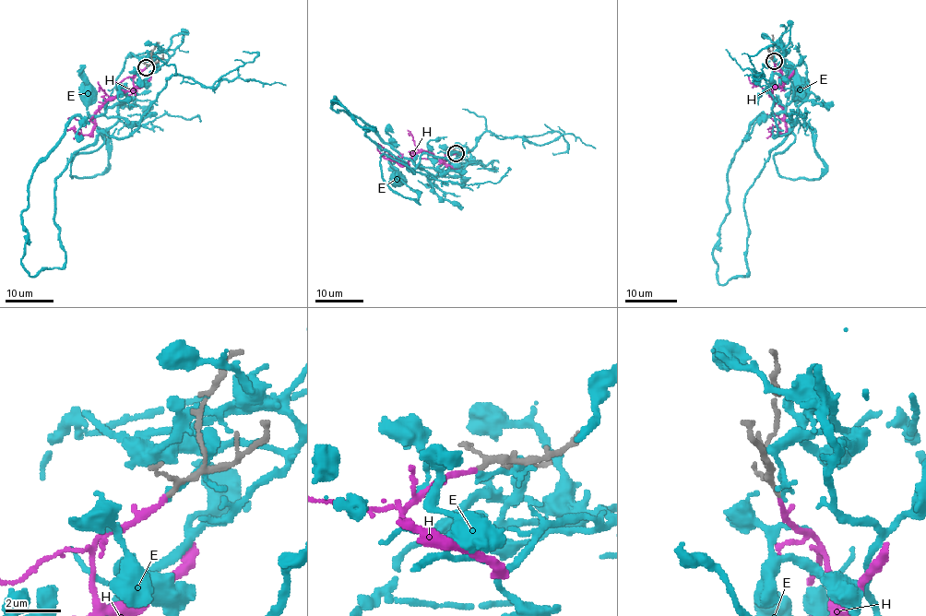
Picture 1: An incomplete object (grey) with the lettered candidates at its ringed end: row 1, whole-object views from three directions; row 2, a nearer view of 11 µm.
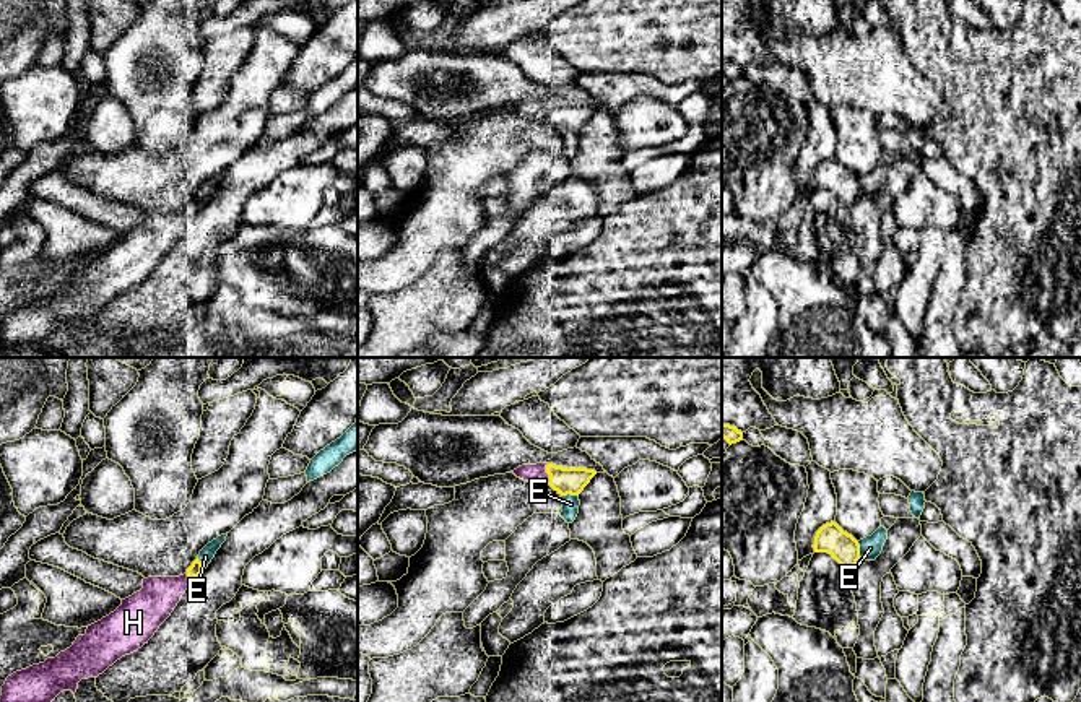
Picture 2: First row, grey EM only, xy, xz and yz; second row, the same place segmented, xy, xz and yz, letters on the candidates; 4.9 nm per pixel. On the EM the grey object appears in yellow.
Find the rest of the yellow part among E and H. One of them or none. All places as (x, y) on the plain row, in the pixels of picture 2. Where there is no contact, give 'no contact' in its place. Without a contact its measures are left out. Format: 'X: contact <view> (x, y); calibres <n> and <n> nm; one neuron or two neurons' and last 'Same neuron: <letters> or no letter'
E: contact xz (569, 129); calibres 130 and 80 nm; two neurons
H: contact xz (547, 108); calibres 130 and 100 nm; one neuron
Same neuron: H

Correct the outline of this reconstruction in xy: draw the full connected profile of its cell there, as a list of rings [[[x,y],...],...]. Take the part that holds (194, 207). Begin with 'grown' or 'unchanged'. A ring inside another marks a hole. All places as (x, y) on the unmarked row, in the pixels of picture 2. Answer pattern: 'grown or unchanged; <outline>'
grown; [[[197,193],[184,211],[143,214],[140,228],[88,262],[70,284],[8,312],[2,322],[0,348],[42,348],[60,328],[75,330],[81,315],[98,314],[117,296],[141,284],[200,210],[202,198]]]

